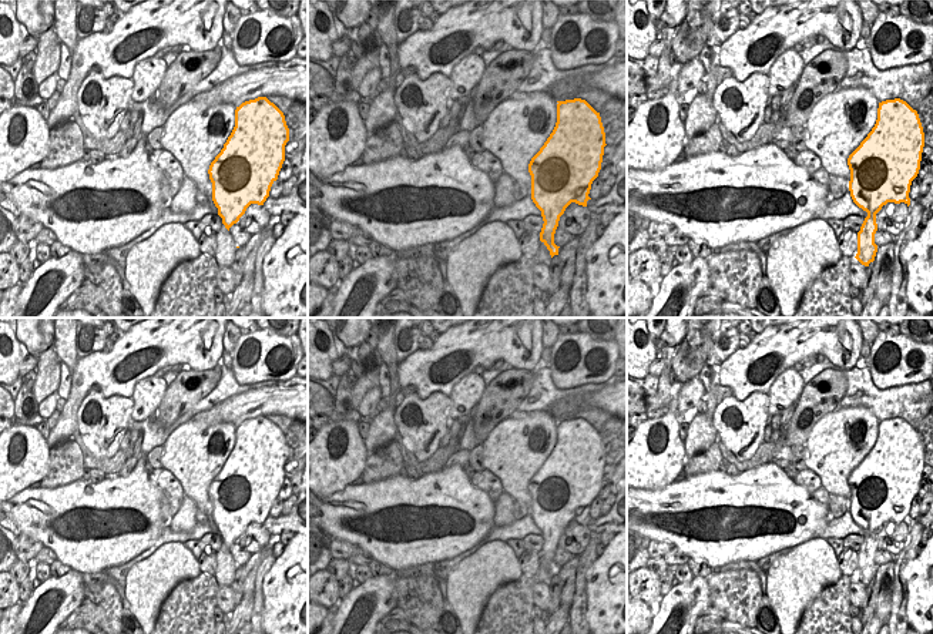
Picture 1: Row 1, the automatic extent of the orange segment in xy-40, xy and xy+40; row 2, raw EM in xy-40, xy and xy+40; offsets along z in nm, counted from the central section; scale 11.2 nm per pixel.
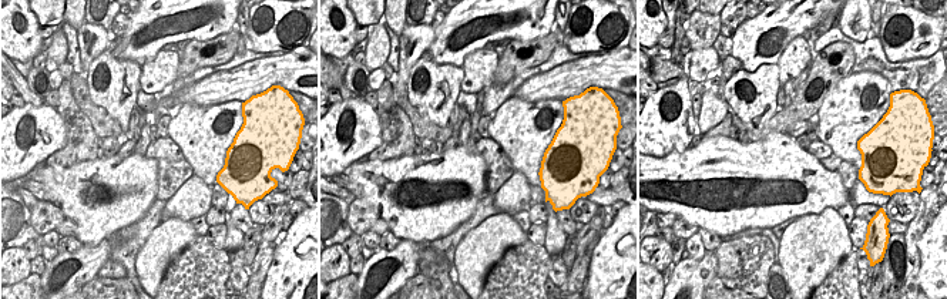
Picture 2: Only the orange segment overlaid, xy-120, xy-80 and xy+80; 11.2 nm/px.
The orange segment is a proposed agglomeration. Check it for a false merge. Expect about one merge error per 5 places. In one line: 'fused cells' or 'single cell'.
single cell

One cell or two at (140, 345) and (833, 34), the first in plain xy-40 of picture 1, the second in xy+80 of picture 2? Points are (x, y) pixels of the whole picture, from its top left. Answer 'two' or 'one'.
two

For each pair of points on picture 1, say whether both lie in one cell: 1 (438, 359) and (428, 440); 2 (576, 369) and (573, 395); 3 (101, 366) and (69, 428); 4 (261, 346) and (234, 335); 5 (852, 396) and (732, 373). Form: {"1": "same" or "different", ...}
{"1": "different", "2": "different", "3": "same", "4": "different", "5": "different"}

